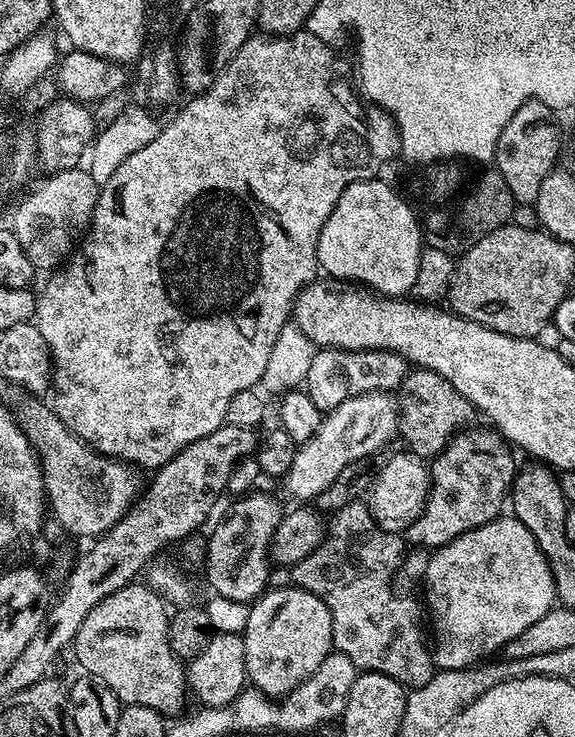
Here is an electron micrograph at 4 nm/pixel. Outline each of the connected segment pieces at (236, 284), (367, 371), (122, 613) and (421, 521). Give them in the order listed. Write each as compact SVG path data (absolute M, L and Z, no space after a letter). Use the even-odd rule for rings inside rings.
M306 30L294 32L290 36L273 36L269 38L264 34L253 34L248 37L248 41L241 46L230 58L230 62L214 78L214 82L204 92L193 95L192 100L172 121L165 123L160 129L160 133L148 145L143 146L136 154L131 154L126 162L118 170L114 171L114 176L110 178L100 189L100 196L96 199L96 209L92 215L90 231L83 241L82 247L76 255L71 257L70 262L63 265L62 270L56 270L51 273L52 276L44 284L44 289L39 289L36 297L36 314L34 323L38 330L46 338L46 345L49 347L51 356L51 383L54 385L54 394L56 392L56 404L54 411L60 417L60 421L73 432L77 438L89 444L91 448L96 449L104 456L110 456L117 461L123 462L129 466L141 464L144 468L155 470L170 458L174 458L186 446L198 442L198 438L206 438L214 430L218 430L226 422L226 410L230 406L230 398L247 388L255 389L260 383L262 374L266 370L266 362L270 362L270 350L274 350L274 342L282 330L282 326L289 323L292 304L296 300L298 293L304 289L306 284L312 283L318 276L318 234L322 234L322 226L326 226L326 218L330 218L330 210L342 198L342 190L359 180L371 180L381 175L384 164L391 162L395 156L401 155L400 151L400 132L396 128L396 122L384 111L383 108L369 106L358 95L357 89L350 81L344 77L344 72L340 69L340 64L336 61L336 56L332 53L333 45L327 40L318 38Z
M320 348L314 354L314 362L310 362L310 370L302 385L310 402L318 406L322 414L327 414L342 406L350 398L358 398L371 392L387 392L399 389L400 384L408 376L410 365L397 352L387 352L381 348Z
M133 582L122 586L122 590L114 590L90 614L86 614L86 622L78 626L78 634L74 641L76 660L83 671L93 680L101 680L120 700L121 705L137 704L150 706L150 710L159 712L165 718L176 718L181 715L186 697L186 668L178 657L170 650L168 641L169 609L163 596L156 593L155 588L147 583Z
M488 426L471 428L457 432L431 461L431 488L428 491L427 501L419 516L406 529L406 540L409 545L435 550L501 515L500 503L503 500L505 503L509 495L518 471L518 463L516 464L515 458L512 457L513 449L499 432Z

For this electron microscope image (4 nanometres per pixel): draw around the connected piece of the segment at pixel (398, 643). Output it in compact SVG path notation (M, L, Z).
M357 502L335 512L327 525L324 541L291 569L295 587L326 602L332 619L333 649L350 658L360 672L386 674L411 690L430 682L438 669L426 635L421 601L419 604L396 596L394 581L405 555L405 541L379 525L367 503Z

